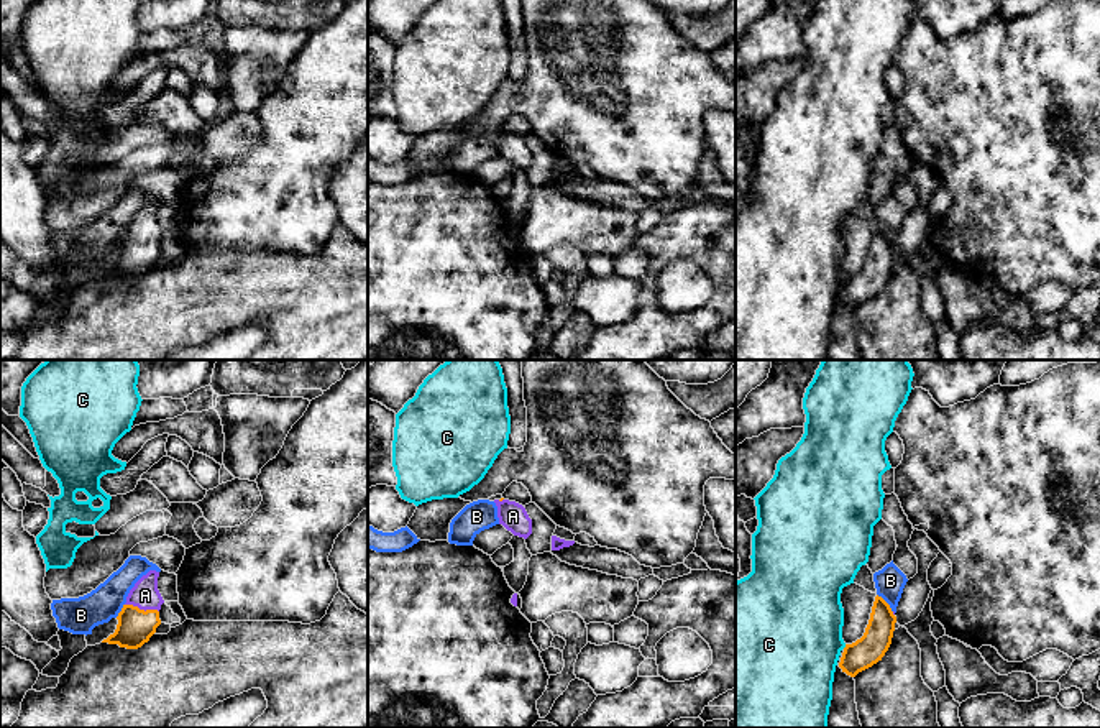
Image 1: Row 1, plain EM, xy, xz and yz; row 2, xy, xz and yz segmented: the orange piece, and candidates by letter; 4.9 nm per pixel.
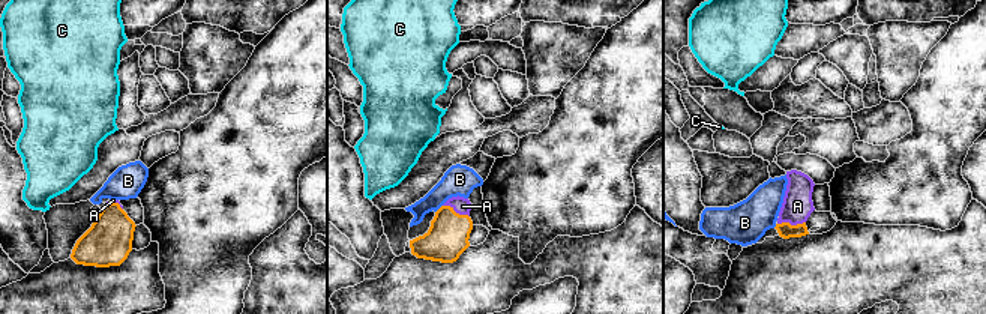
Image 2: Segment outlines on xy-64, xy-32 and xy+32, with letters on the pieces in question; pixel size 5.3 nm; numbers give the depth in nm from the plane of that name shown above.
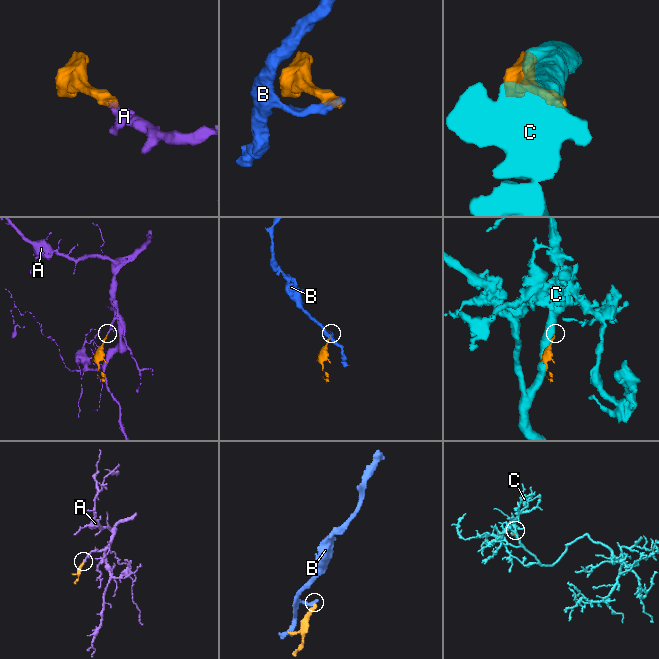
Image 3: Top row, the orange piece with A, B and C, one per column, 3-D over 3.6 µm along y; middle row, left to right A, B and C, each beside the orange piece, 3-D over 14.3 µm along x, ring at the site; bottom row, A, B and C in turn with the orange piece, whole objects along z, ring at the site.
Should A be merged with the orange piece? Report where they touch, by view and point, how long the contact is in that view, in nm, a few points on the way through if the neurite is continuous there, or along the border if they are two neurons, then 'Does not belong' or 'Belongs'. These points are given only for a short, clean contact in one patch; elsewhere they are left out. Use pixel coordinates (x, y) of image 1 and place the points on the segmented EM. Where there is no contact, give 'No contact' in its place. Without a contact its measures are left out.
Touches orange at xy (142, 610). Shared border 170 nm. Path across: xy (135, 626), (142, 610), (145, 595). Belongs

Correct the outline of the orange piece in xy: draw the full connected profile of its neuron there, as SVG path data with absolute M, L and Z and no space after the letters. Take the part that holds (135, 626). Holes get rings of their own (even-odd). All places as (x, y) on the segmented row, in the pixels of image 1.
M149 570L135 583L117 616L118 624L115 633L102 643L138 649L149 641L161 624L159 610L164 603L158 590L158 577L159 572Z

